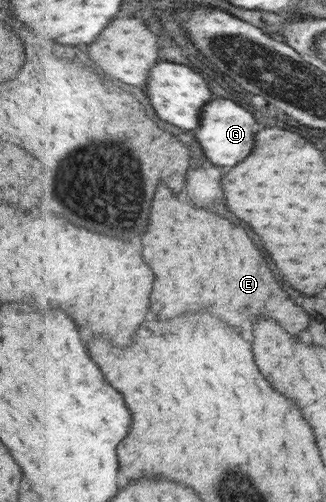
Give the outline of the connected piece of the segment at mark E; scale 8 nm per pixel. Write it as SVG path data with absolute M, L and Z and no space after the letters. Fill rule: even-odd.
M170 187L168 193L160 191L160 195L156 195L152 225L144 235L144 243L146 261L158 275L154 311L158 311L160 319L174 319L176 315L210 311L220 315L222 319L228 319L230 327L242 327L246 325L246 321L256 323L258 315L260 319L274 317L282 321L294 335L302 335L310 327L308 311L290 299L288 291L284 291L280 281L274 277L268 259L264 255L254 255L262 251L256 247L246 227L206 209L198 209L192 203L182 203L174 197ZM220 239L234 241L234 245L222 245ZM238 253L246 253L246 259L240 261Z

